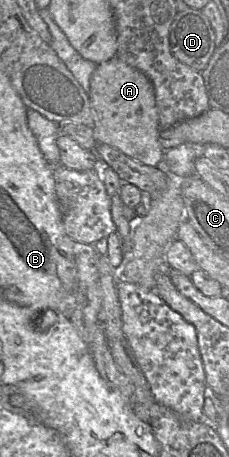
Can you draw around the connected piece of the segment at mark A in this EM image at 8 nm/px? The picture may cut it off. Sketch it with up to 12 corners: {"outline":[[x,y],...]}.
{"outline":[[118,56],[96,66],[94,137],[165,170],[154,87]]}

